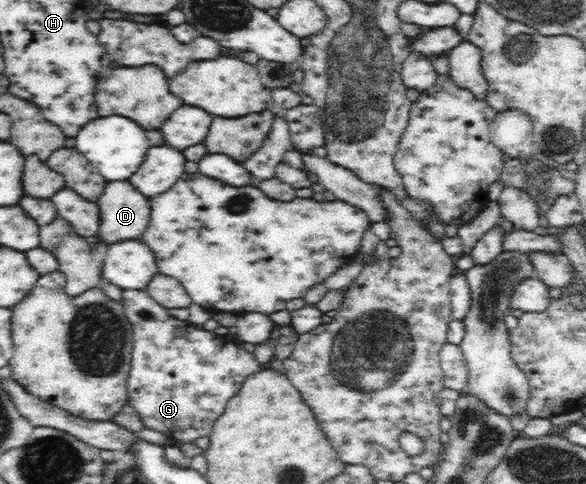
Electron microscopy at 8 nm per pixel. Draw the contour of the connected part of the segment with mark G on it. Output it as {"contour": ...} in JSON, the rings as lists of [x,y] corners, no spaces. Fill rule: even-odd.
{"contour":[[[123,290],[120,302],[132,324],[134,339],[131,372],[127,378],[127,404],[136,409],[144,428],[164,433],[169,443],[182,438],[194,443],[196,438],[209,436],[227,402],[242,390],[250,376],[259,372],[261,363],[251,352],[238,348],[230,338],[222,338],[206,328],[197,328],[190,321],[172,318],[166,307],[159,305],[146,290]]]}

